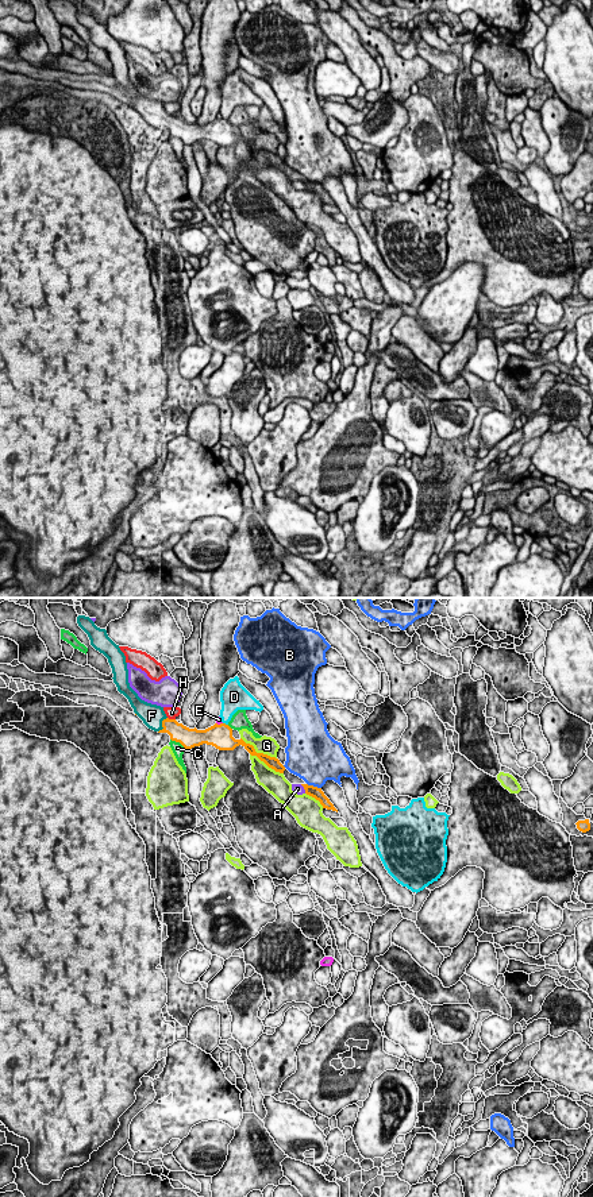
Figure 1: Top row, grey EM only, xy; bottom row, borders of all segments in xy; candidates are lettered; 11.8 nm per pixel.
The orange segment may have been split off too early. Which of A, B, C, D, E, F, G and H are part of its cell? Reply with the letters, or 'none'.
F

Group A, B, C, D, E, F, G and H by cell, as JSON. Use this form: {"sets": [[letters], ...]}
{"sets": [["A"], ["B"], ["C"], ["D"], ["E"], ["F"], ["G"], ["H"]]}

